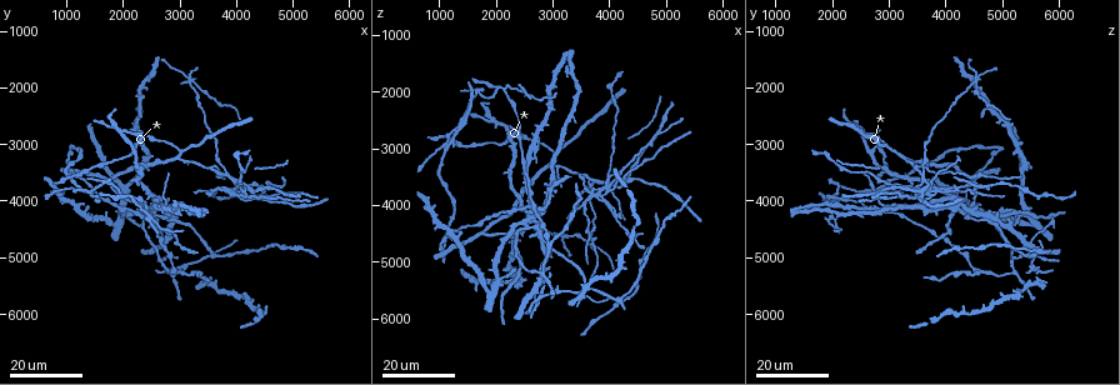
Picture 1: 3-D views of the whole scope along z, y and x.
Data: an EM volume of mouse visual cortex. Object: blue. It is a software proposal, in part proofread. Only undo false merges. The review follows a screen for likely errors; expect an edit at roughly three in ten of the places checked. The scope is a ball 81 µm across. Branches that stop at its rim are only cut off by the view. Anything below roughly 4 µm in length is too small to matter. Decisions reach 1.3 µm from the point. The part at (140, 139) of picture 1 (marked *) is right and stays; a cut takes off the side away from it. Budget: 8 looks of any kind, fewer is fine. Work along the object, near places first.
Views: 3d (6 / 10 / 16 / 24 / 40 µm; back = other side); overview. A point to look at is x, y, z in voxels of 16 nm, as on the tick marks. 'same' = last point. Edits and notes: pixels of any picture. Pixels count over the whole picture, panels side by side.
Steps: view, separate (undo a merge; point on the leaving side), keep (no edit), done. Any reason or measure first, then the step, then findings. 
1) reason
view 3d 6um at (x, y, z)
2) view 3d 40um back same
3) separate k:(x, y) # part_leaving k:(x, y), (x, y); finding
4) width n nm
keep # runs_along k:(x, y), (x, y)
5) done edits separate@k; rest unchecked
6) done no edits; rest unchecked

three arms meet
view 3d 16um at (2000, 3950, 1900)

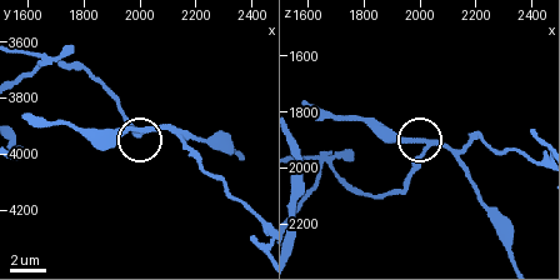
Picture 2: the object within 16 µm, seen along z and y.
view 3d 6um at (2030, 3920, 1920)

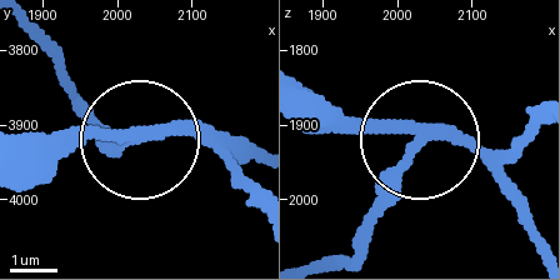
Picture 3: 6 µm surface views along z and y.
arms 3
separate 3:(400, 168) # a second cell is stuck on

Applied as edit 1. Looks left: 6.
view overview

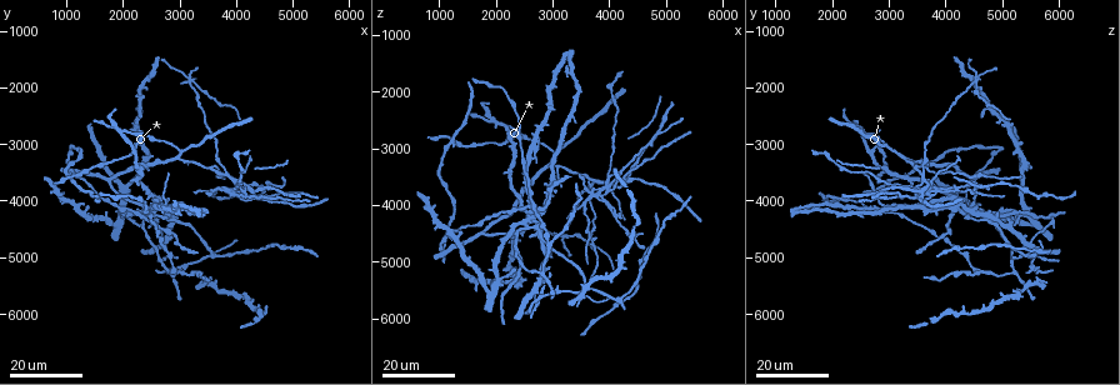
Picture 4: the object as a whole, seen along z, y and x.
a fork
view 3d 24um at (3600, 3450, 3450)

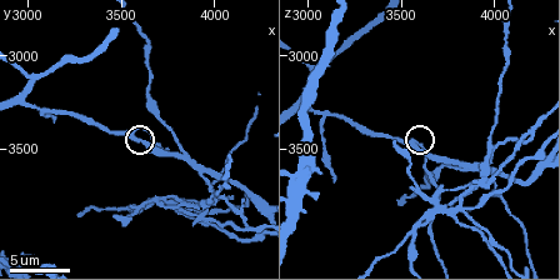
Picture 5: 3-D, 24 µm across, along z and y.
view 3d 6um at (3560, 3400, 3480)

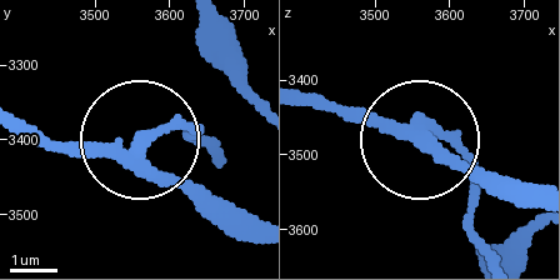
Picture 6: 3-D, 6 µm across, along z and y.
separate 6:(190, 126) # part_leaving 6:(138, 146), (185, 128), (205, 146); a second cell is stuck on

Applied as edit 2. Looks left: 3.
see it whole again
view overview

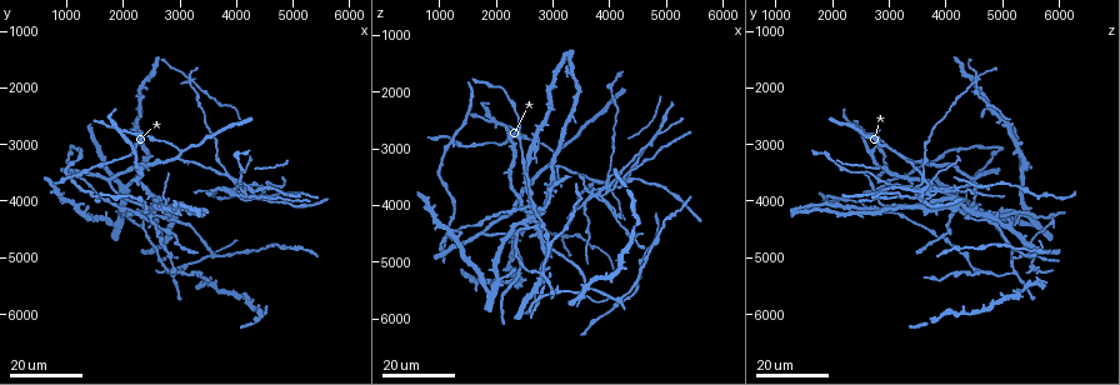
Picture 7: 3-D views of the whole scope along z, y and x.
thin arm on a thick one
view 3d 24um at (3100, 3350, 3350)

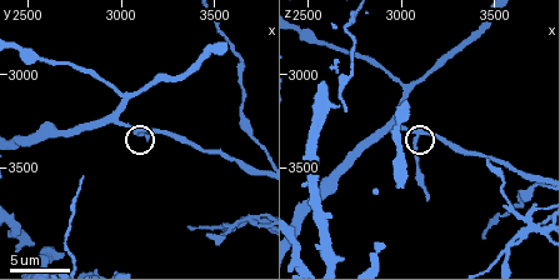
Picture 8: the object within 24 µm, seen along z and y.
closer look
view 3d 10um at (3080, 3300, 3340)

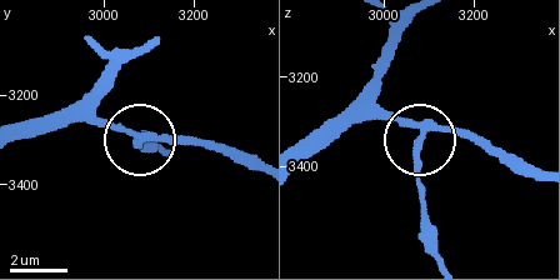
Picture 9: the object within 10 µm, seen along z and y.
width 230 nm
separate 9:(414, 173) # part_leaving 9:(423, 134), (416, 181), (430, 254); a second cell is stuck on

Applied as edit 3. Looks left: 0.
done edits separate@3, separate@6, separate@9; rest unchecked

